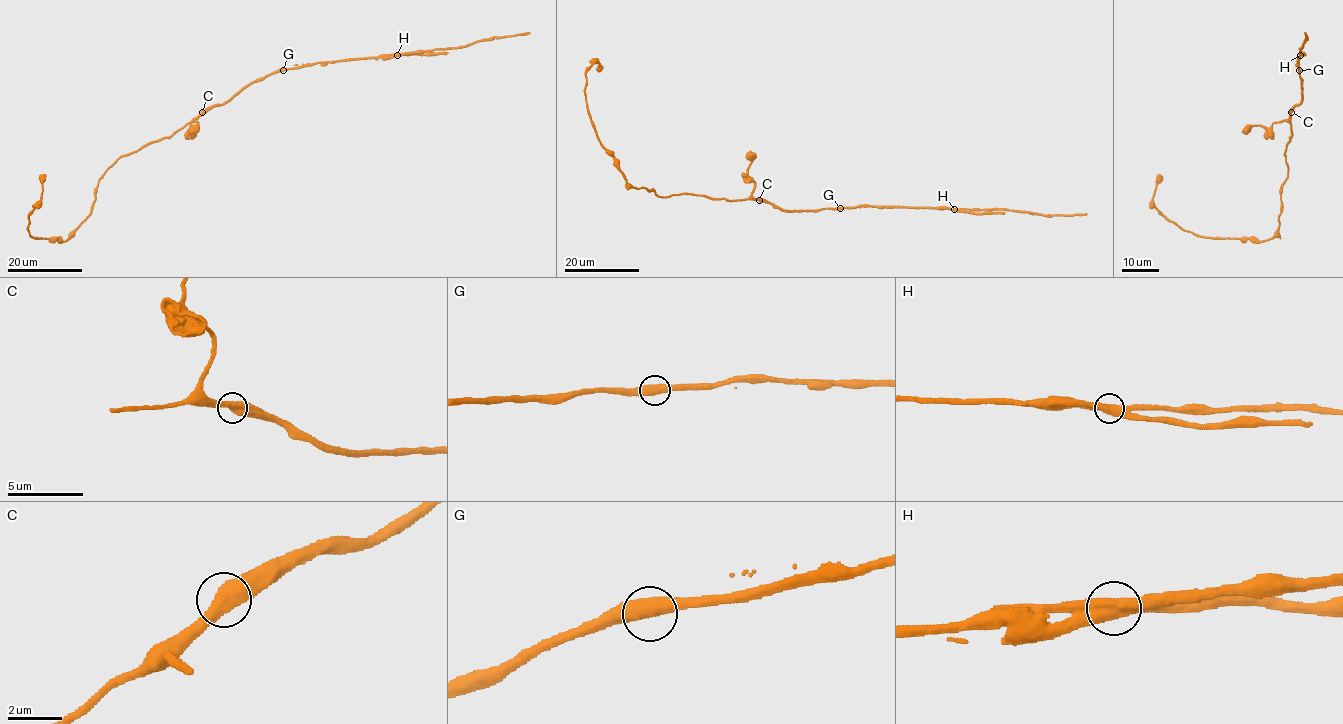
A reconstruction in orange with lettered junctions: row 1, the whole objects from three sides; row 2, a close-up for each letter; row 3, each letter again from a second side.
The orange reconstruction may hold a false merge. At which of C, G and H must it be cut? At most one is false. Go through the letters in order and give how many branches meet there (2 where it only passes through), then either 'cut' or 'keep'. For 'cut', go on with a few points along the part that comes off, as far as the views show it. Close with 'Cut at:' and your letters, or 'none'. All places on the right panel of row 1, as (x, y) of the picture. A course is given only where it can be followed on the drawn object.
C: 2 | keep
G: 2 | keep
H: 2 | cut
Cut at: H

